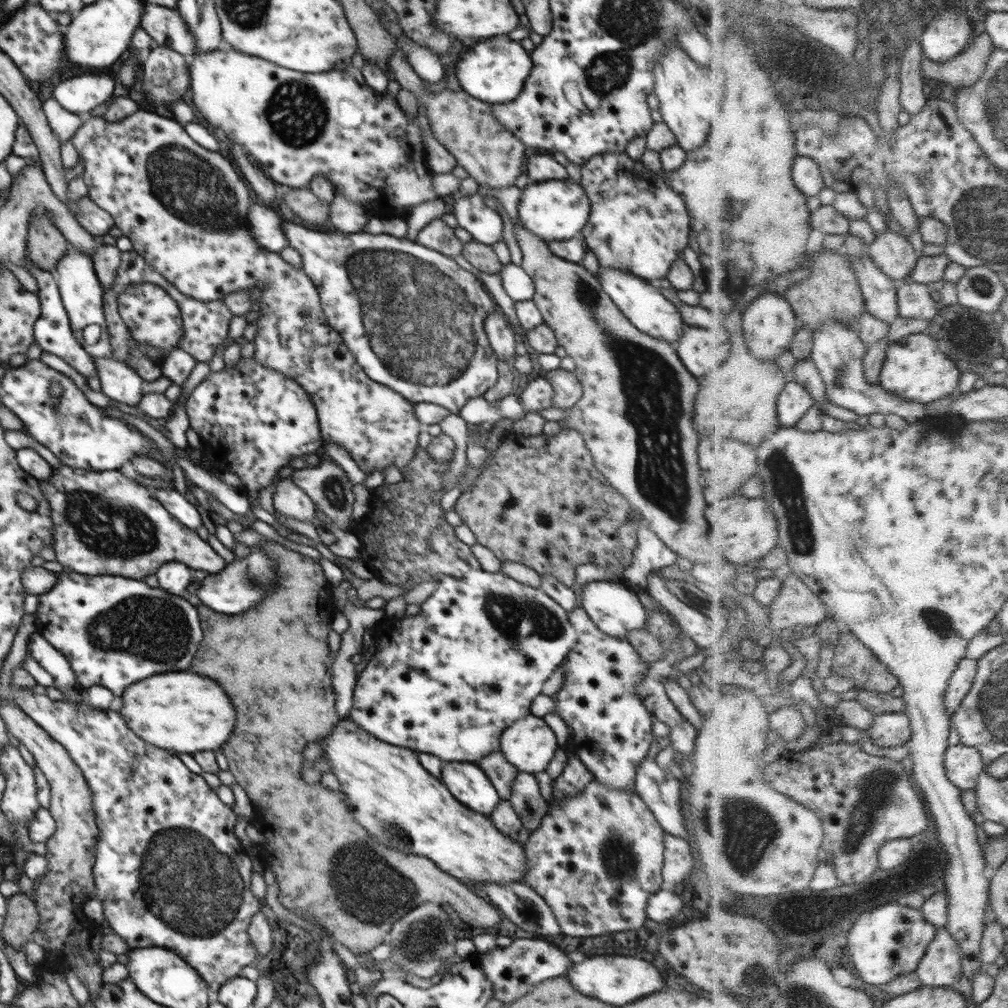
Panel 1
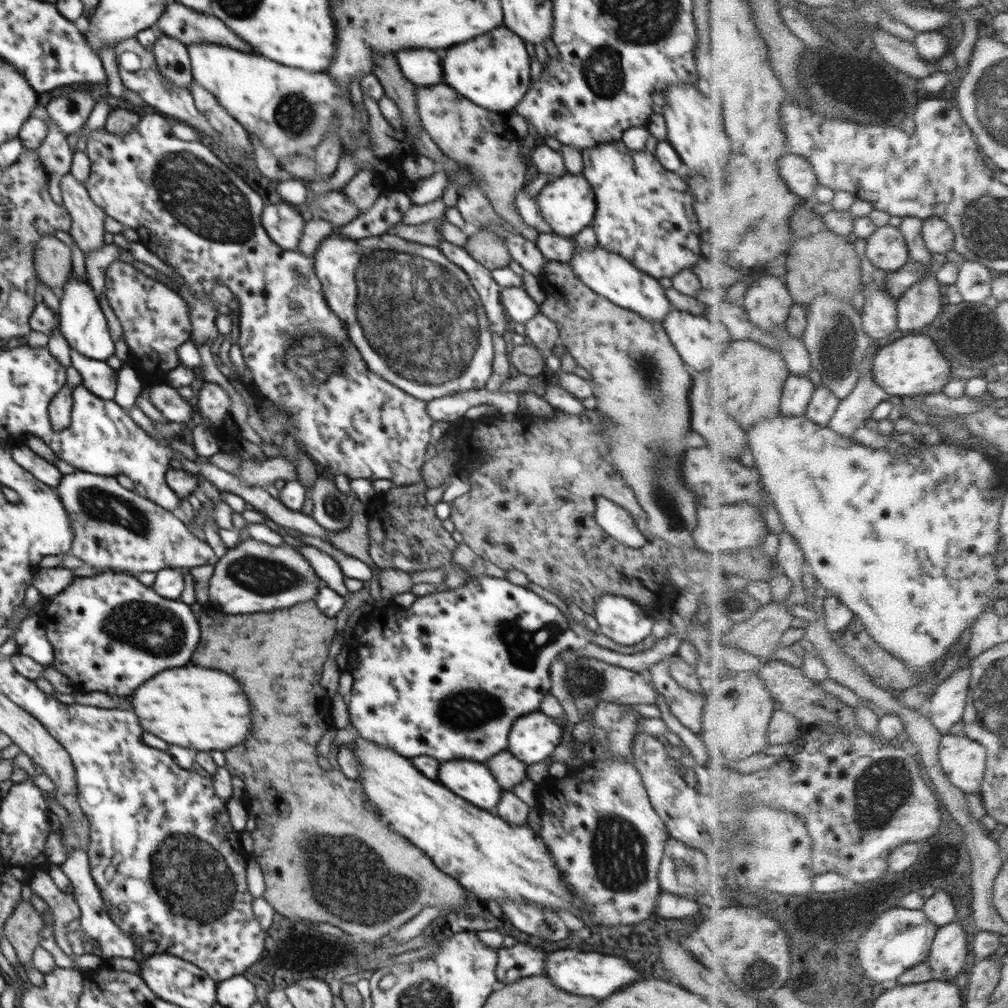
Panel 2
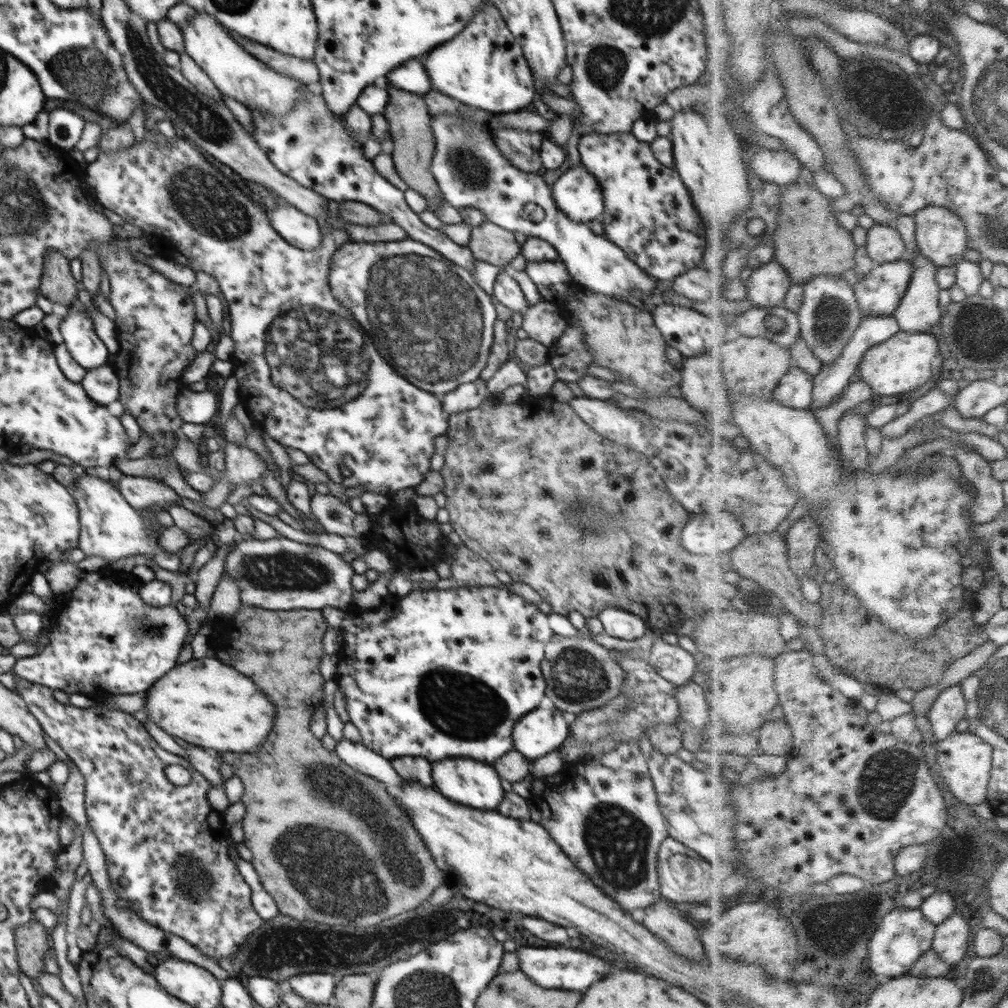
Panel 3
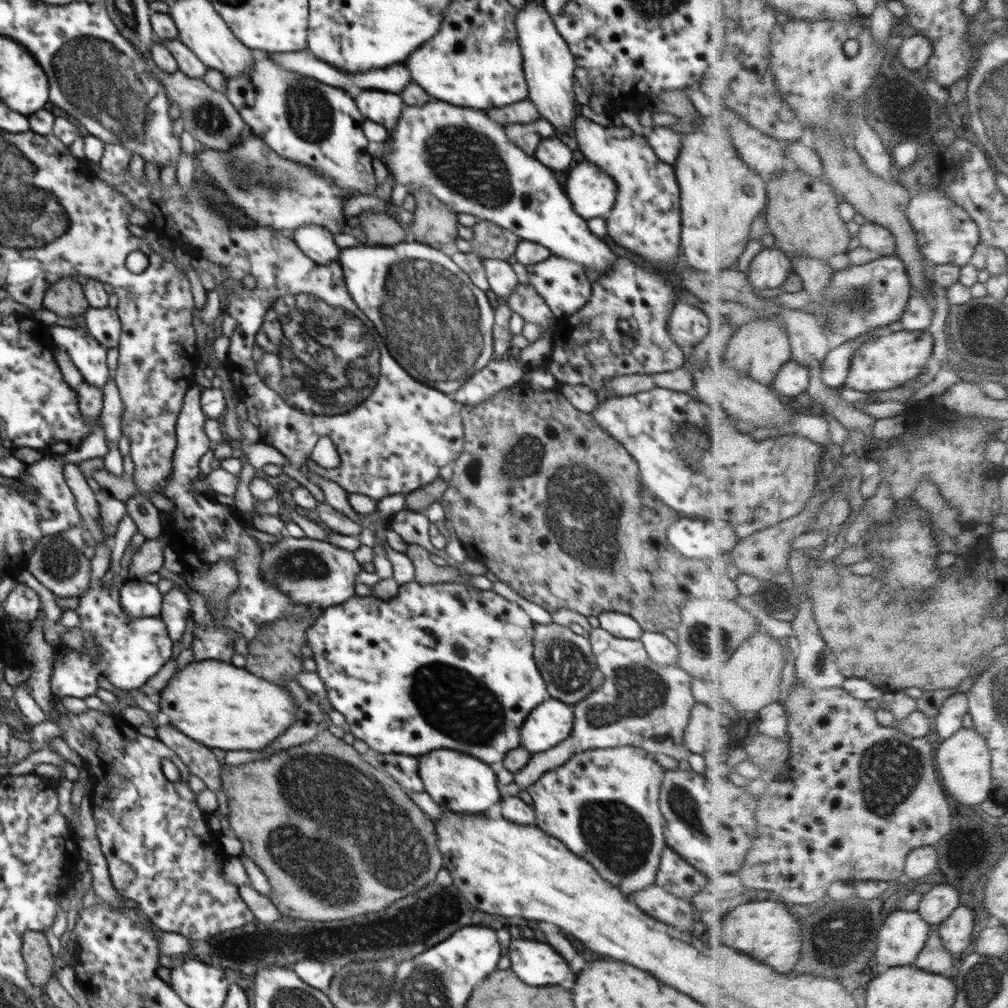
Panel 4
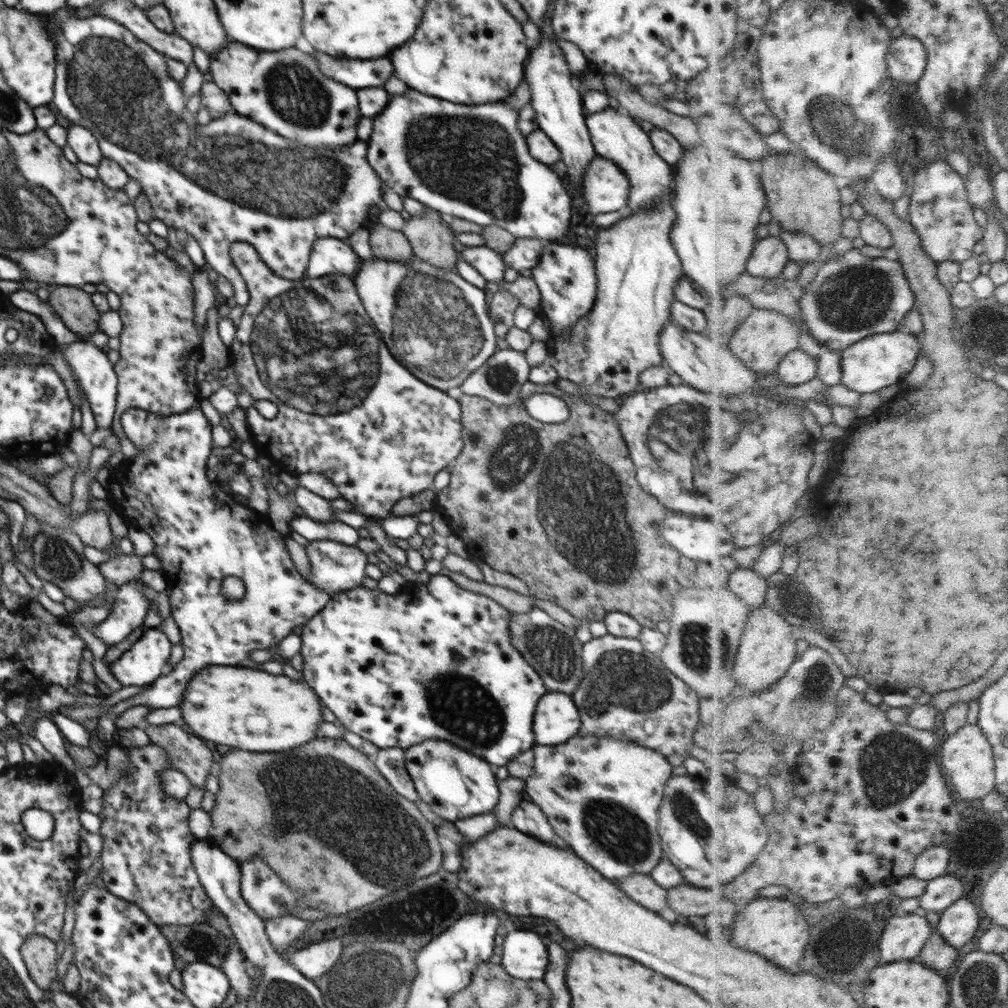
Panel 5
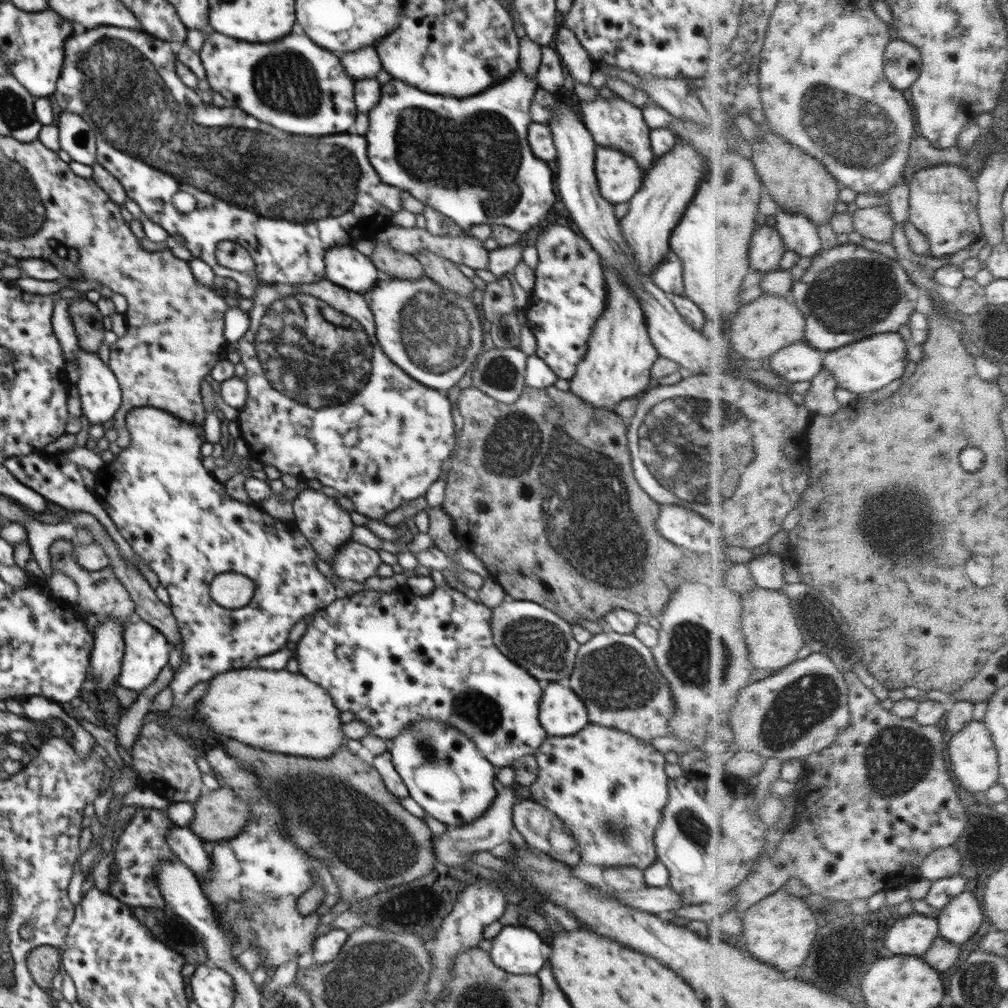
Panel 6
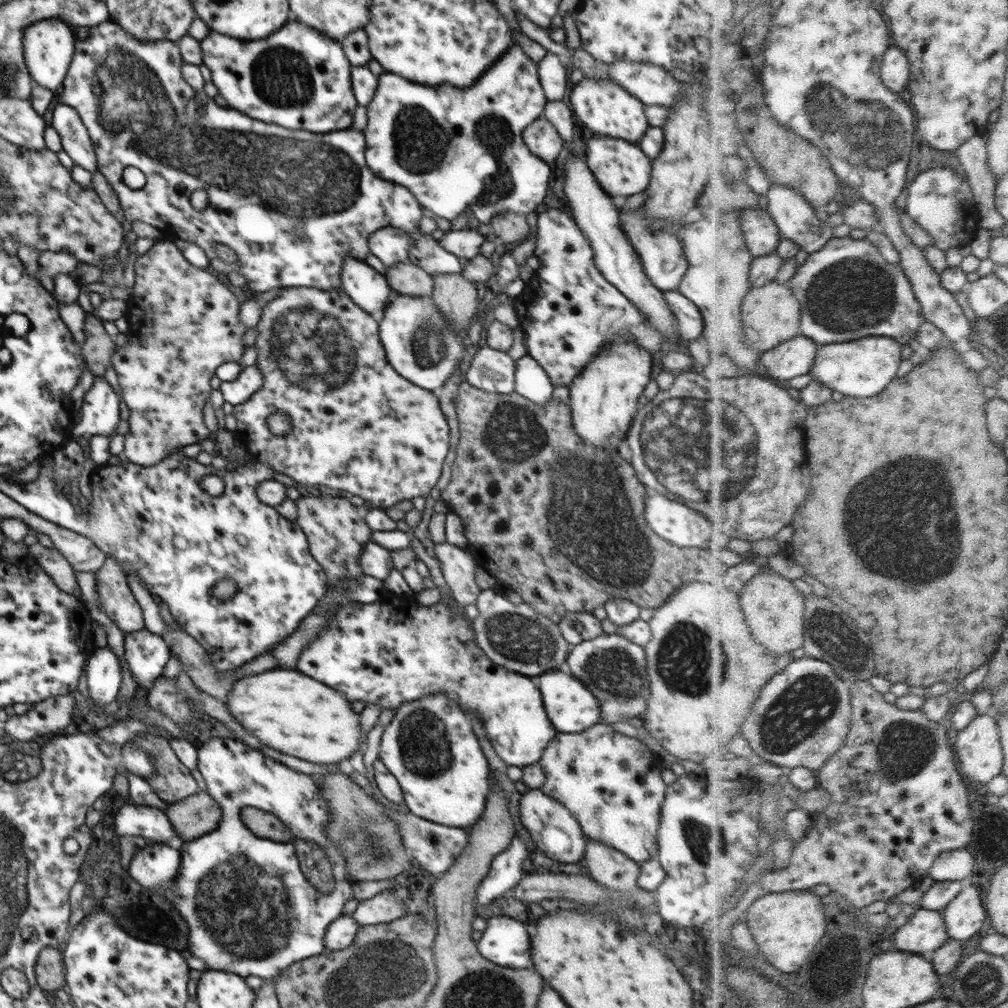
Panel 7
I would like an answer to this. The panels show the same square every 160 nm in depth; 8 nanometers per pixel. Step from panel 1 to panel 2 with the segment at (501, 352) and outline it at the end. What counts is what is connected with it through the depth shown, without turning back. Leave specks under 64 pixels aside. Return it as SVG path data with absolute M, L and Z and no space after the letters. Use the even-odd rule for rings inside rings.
M441 240L436 248L441 250L443 256L456 266L462 268L471 280L475 291L479 294L481 303L485 308L490 330L496 334L506 332L505 308L501 303L501 286L493 279L491 272L482 264L470 257L465 247L454 245L446 240Z

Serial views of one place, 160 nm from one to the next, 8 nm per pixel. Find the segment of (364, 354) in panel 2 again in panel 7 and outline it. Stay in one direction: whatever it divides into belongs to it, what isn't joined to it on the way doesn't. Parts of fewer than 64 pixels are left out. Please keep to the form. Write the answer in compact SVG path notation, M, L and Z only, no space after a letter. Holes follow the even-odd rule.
M394 293L378 317L378 323L379 337L390 366L416 386L438 392L462 360L464 336L456 335L454 328L450 327L448 320L428 296Z

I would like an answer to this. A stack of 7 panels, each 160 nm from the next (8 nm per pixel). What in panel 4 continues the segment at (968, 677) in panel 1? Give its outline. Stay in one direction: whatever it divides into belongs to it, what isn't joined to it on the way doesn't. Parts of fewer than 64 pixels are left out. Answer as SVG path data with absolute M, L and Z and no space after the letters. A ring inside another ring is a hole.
M958 693L951 696L940 711L937 728L939 736L952 738L961 728L964 728L964 718L971 714L969 693Z

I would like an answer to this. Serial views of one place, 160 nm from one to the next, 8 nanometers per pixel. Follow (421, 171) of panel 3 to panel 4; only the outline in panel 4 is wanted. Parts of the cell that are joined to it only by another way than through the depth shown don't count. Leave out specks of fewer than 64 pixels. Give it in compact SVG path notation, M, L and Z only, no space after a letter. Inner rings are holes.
M414 190L412 194L416 207L414 221L408 224L408 234L412 234L416 242L440 250L443 244L455 242L459 236L457 212L426 190Z

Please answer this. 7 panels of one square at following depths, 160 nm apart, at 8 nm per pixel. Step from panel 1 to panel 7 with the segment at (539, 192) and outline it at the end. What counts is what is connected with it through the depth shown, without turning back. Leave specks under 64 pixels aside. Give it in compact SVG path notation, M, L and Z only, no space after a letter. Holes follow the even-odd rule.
M588 135L585 160L603 192L610 198L630 197L646 191L652 176L652 161L644 155L638 144L620 138Z

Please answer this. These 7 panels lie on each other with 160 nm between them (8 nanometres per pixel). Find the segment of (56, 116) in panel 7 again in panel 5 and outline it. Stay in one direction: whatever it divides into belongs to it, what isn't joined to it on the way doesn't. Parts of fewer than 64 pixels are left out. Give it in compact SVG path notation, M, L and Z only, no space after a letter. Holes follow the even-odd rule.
M74 125L66 128L68 132L66 144L72 148L76 158L84 164L98 167L103 160L103 154L92 132L84 126Z

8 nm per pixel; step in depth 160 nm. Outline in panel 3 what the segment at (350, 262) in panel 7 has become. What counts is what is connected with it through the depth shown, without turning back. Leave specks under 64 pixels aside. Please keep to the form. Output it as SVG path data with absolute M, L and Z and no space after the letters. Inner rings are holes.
M281 197L278 203L273 212L268 212L274 230L292 246L307 251L317 249L323 235L316 218L294 208Z

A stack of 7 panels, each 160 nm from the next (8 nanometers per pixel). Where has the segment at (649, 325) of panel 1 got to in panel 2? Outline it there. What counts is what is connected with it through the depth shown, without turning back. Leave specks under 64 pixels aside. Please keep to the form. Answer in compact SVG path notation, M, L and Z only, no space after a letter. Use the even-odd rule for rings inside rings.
M574 236L564 237L570 239L575 244L574 254L568 264L574 270L574 274L586 286L589 286L596 294L607 298L619 307L637 312L640 316L649 318L651 321L663 322L673 306L664 294L665 288L658 283L657 278L641 272L628 260L620 256L620 254L610 252L599 244L589 248L589 250L584 250L577 245Z

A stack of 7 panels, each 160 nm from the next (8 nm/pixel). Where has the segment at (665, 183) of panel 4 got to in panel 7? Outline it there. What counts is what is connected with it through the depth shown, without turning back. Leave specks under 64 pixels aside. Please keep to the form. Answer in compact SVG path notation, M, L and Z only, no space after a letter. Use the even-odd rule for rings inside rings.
M585 77L573 86L569 100L575 120L588 135L620 138L636 145L648 131L649 123L643 110L645 106L643 102L611 79L588 79Z

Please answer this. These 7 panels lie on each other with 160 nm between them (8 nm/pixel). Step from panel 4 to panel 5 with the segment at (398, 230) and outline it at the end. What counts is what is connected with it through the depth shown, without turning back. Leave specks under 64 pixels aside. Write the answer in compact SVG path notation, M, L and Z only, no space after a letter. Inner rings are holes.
M379 222L369 228L369 243L373 257L390 262L410 262L413 248L402 231L390 229Z

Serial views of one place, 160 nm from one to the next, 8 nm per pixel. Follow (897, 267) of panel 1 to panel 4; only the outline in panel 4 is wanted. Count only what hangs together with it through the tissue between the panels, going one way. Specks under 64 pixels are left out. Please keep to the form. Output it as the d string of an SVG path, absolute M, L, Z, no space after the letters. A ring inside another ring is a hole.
M868 221L861 227L860 240L875 257L894 256L899 252L895 234L889 227L874 221Z

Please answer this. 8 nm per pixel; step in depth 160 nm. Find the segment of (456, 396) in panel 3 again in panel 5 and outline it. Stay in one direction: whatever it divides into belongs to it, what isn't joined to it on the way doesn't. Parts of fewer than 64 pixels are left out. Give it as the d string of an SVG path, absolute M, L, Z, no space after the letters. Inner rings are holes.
M512 349L500 350L489 356L488 360L461 384L461 391L468 396L488 399L498 406L512 406L522 402L519 392L522 385L529 381L530 369L524 352Z

